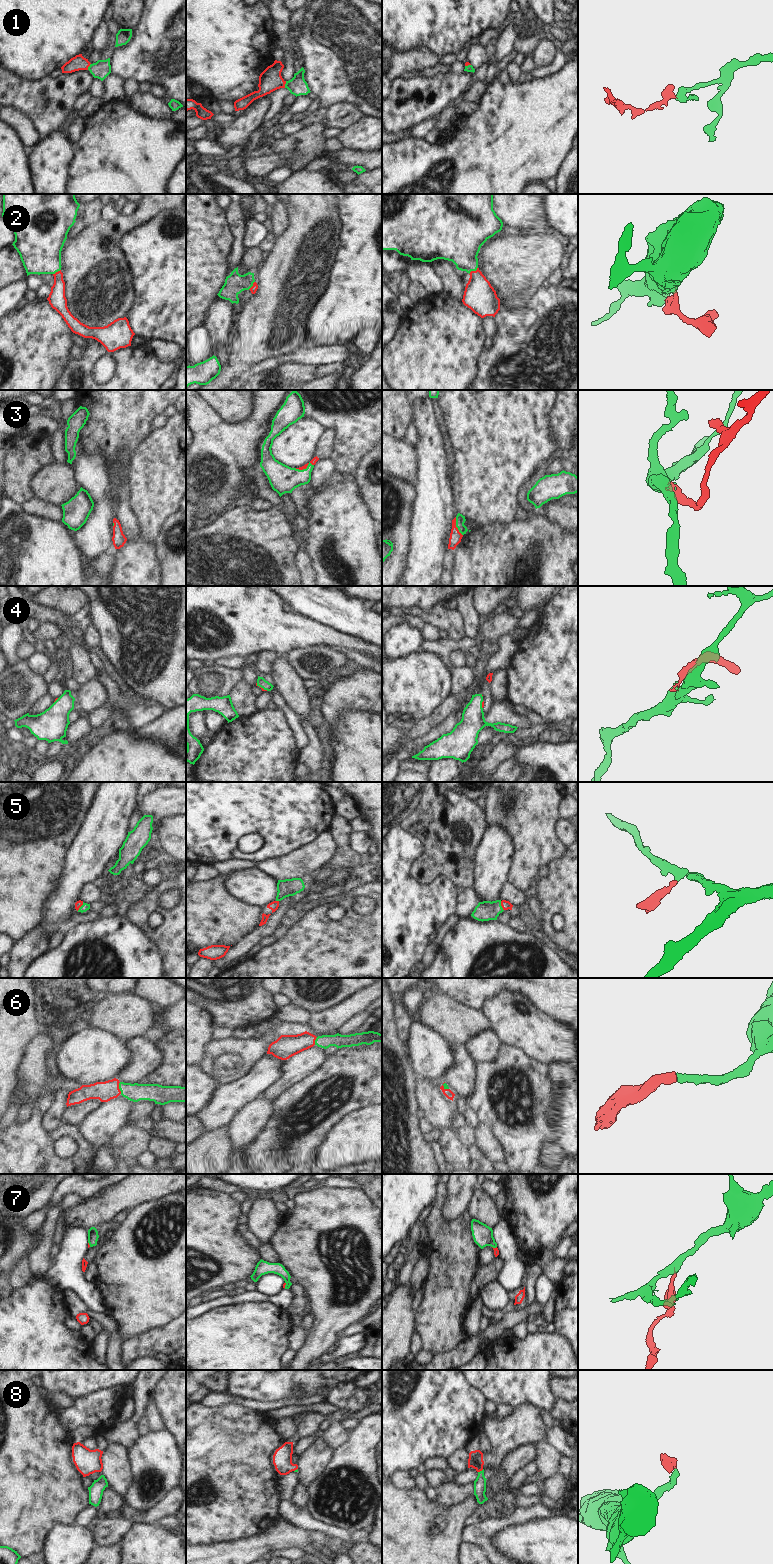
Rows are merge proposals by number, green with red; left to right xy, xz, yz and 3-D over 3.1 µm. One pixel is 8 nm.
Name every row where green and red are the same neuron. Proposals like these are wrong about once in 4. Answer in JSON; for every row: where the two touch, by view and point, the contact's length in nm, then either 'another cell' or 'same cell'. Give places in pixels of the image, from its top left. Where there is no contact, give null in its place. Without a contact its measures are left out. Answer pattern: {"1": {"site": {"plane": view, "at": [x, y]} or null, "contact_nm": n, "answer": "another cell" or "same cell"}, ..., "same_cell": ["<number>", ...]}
{"1": {"site": {"plane": "xz", "at": [285, 84]}, "contact_nm": 60, "answer": "same cell"}, "2": {"site": {"plane": "yz", "at": [473, 270]}, "contact_nm": 90, "answer": "same cell"}, "3": {"site": {"plane": "yz", "at": [456, 526]}, "contact_nm": 160, "answer": "same cell"}, "4": {"site": {"plane": "xz", "at": [262, 687]}, "contact_nm": 110, "answer": "same cell"}, "5": {"site": {"plane": "yz", "at": [501, 906]}, "contact_nm": 80, "answer": "same cell"}, "6": {"site": {"plane": "xy", "at": [119, 1088]}, "contact_nm": 100, "answer": "same cell"}, "7": {"site": {"plane": "xz", "at": [285, 1285]}, "contact_nm": 50, "answer": "same cell"}, "8": {"site": {"plane": "yz", "at": [480, 1471]}, "contact_nm": 50, "answer": "same cell"}, "same_cell": ["1", "2", "3", "4", "5", "6", "7", "8"]}

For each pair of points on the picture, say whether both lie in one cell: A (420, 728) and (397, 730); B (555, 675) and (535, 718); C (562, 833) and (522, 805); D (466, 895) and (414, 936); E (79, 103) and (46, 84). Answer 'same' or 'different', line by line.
A: different
B: different
C: different
D: different
E: different

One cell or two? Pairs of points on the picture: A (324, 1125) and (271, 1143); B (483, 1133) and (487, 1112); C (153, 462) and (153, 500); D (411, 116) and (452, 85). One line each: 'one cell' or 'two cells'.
A: one cell
B: two cells
C: one cell
D: one cell

